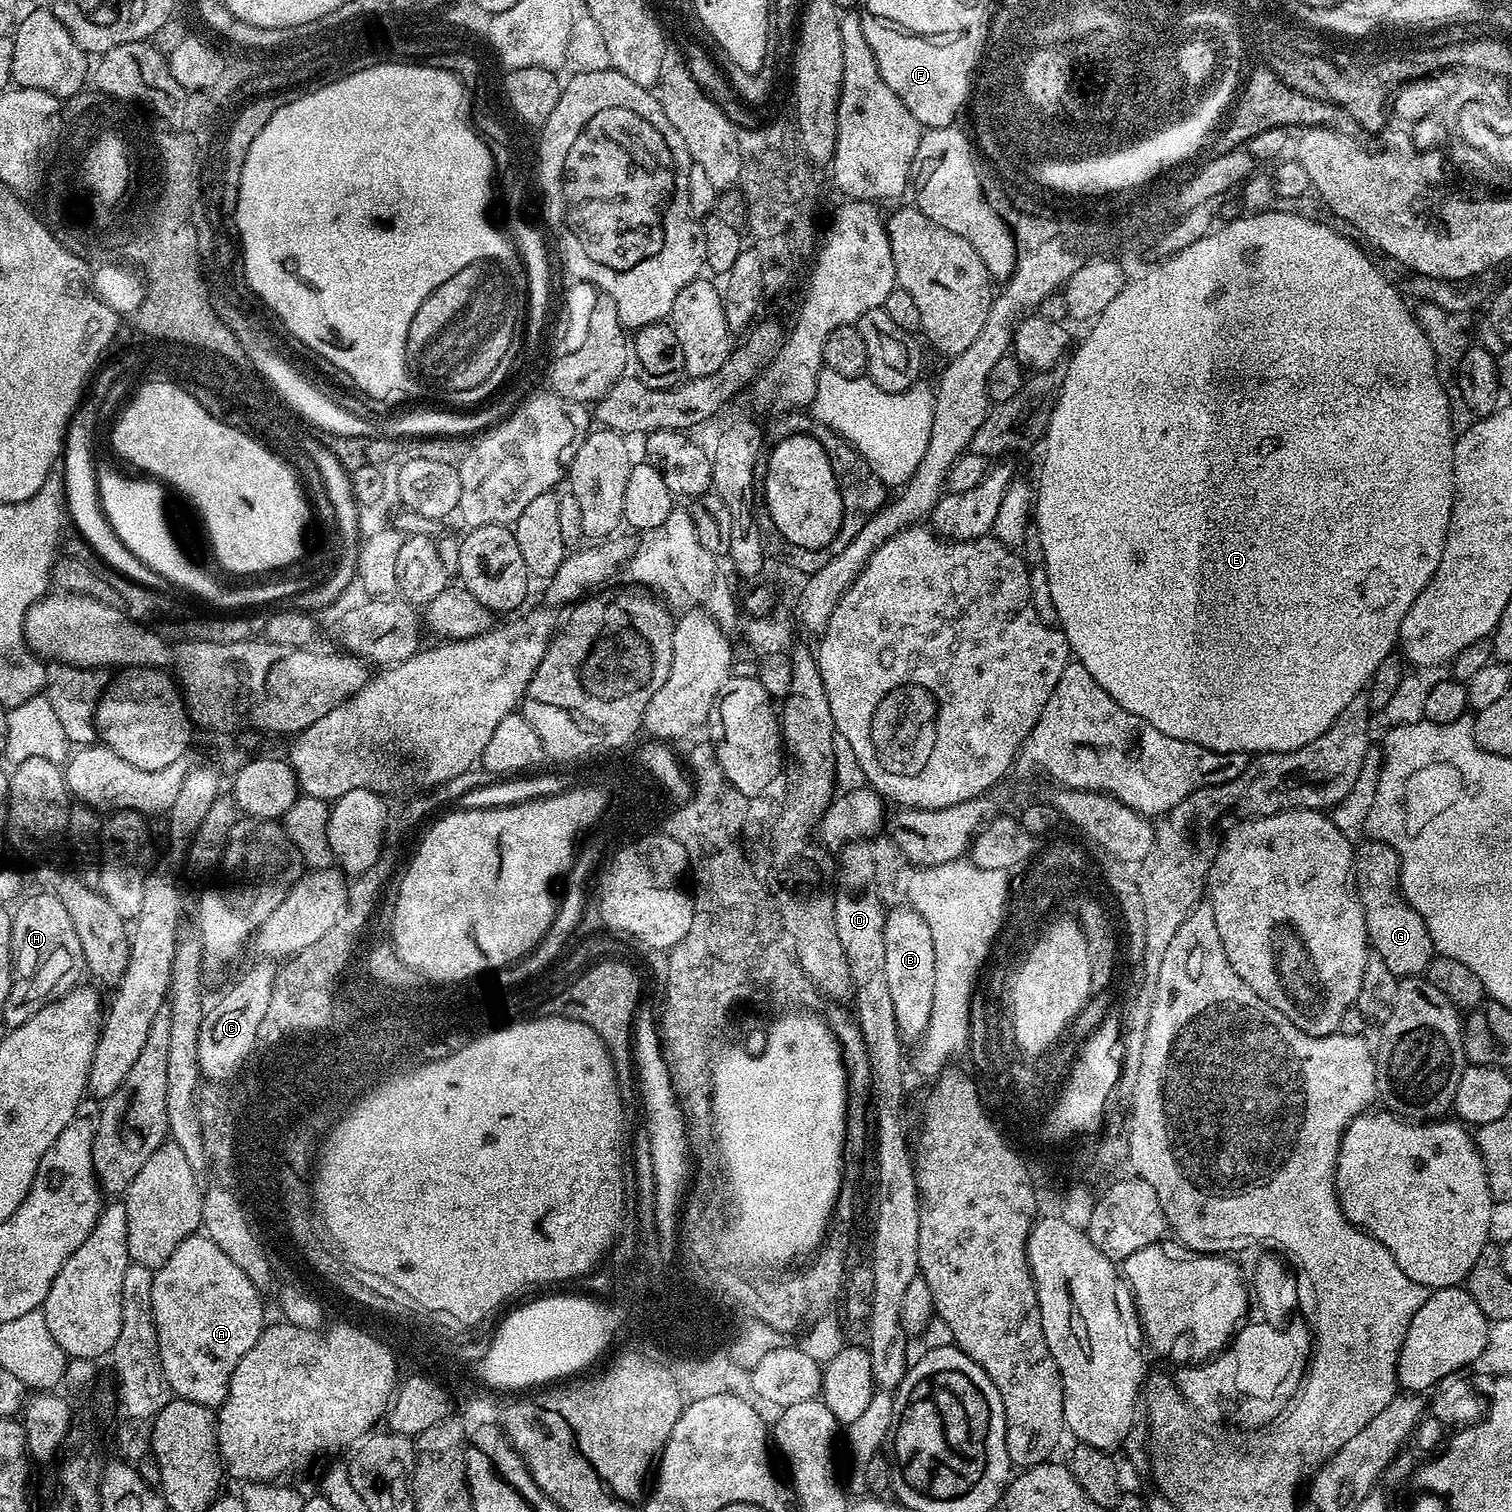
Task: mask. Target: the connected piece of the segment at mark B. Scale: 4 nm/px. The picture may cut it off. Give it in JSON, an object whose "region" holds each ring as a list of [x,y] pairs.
{"region":[[[910,906],[896,908],[884,918],[886,981],[893,999],[894,1018],[901,1037],[923,1037],[934,998],[934,942],[924,919]]]}

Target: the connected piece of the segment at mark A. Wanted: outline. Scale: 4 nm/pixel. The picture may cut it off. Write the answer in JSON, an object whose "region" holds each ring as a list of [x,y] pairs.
{"region":[[[205,1234],[187,1236],[167,1262],[155,1269],[150,1290],[160,1365],[171,1395],[213,1410],[224,1403],[238,1362],[256,1345],[266,1327],[266,1311],[255,1289],[256,1280],[248,1277],[243,1266],[230,1253],[223,1252],[216,1242]]]}

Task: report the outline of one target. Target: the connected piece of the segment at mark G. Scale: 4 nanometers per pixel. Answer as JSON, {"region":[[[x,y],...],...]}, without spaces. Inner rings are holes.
{"region":[[[1368,838],[1355,849],[1356,895],[1364,907],[1368,943],[1371,951],[1398,978],[1420,976],[1427,973],[1433,958],[1432,939],[1426,930],[1426,922],[1404,901],[1400,890],[1400,859],[1386,842]],[[1364,844],[1364,845],[1363,845]],[[1361,846],[1361,848],[1360,848]]]}

